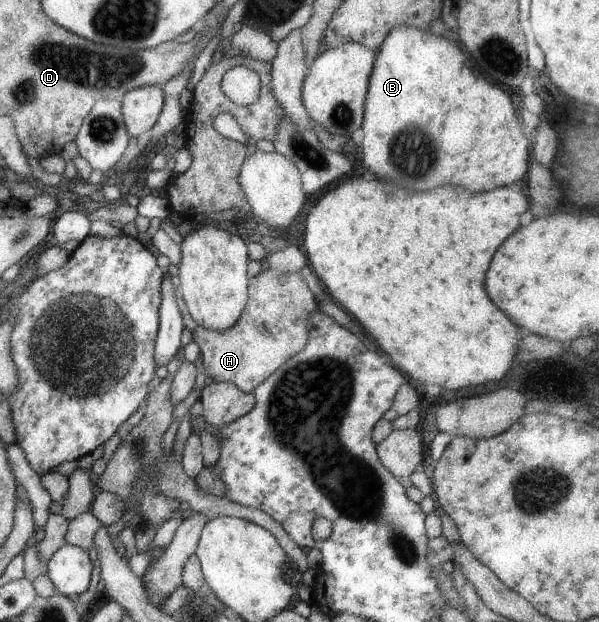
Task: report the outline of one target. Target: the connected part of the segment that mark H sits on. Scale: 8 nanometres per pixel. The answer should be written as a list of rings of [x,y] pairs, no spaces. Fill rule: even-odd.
[[[261,270],[248,279],[246,290],[245,307],[229,329],[219,333],[196,325],[191,335],[202,354],[206,377],[215,382],[231,382],[243,393],[252,392],[281,363],[305,347],[309,313],[319,312],[318,301],[305,285],[300,271]]]

